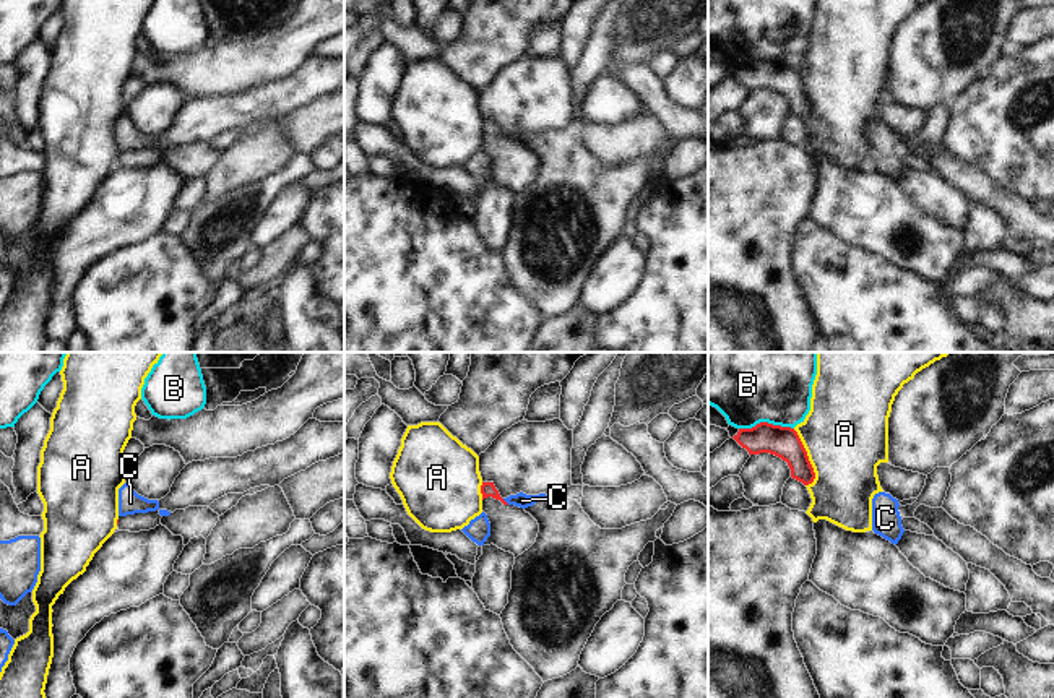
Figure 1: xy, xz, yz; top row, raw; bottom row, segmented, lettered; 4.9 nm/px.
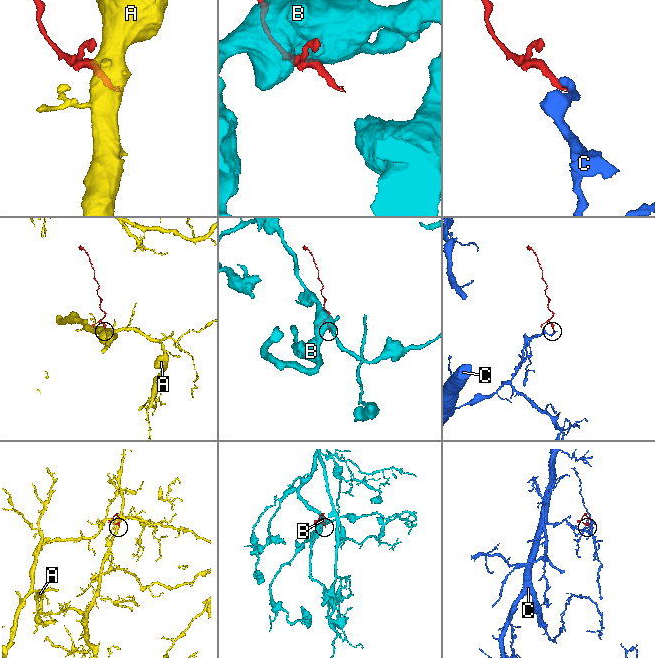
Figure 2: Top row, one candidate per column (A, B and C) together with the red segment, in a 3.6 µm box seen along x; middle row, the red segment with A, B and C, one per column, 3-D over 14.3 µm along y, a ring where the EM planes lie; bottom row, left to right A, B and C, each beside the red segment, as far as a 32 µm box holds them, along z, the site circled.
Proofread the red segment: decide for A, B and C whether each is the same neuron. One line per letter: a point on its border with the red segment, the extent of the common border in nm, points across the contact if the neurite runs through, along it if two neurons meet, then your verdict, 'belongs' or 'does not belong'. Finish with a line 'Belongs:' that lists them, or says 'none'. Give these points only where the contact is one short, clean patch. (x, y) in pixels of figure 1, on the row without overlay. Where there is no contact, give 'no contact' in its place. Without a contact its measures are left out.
A: contact yz (807, 94); length 300 nm; does not belong
B: contact yz (765, 59); length 280 nm; does not belong
C: contact xz (504, 137); length 50 nm; border xz (502, 135), (509, 140); does not belong
Belongs: none

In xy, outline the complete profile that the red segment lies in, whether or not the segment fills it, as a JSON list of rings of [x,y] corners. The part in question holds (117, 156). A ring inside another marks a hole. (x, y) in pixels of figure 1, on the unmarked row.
[[[159,146],[119,153],[117,166],[130,169],[149,167],[161,161],[161,154]]]

